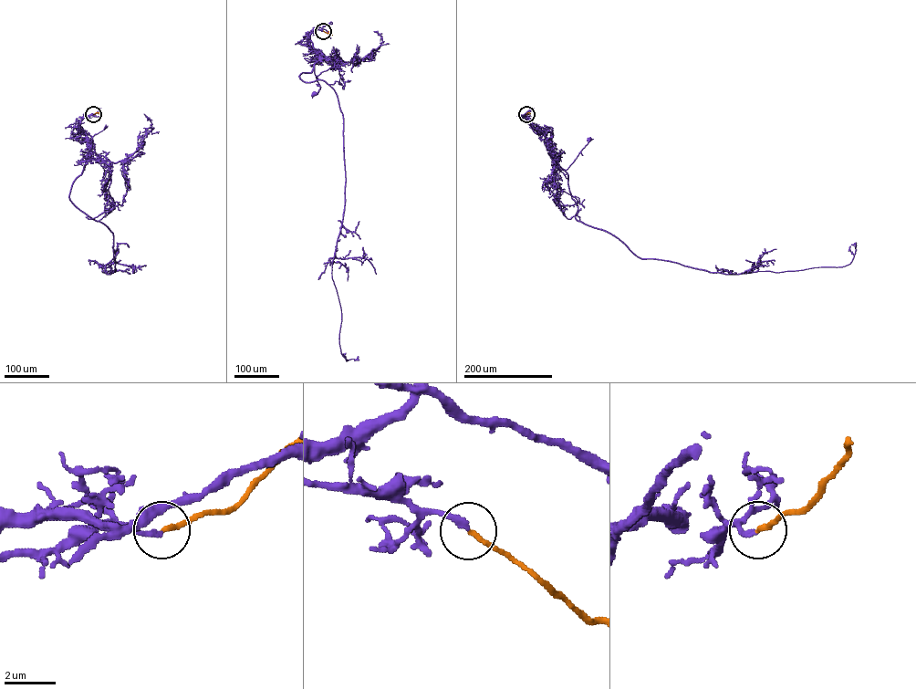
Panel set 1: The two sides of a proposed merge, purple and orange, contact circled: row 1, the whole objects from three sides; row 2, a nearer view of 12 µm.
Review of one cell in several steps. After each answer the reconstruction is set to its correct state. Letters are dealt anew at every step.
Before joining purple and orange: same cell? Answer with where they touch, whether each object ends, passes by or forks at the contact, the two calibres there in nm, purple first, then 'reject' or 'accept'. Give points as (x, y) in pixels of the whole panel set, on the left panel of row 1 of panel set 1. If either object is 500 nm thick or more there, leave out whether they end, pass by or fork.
(93, 114) | purple ends | orange ends | 200/190 nm | accept

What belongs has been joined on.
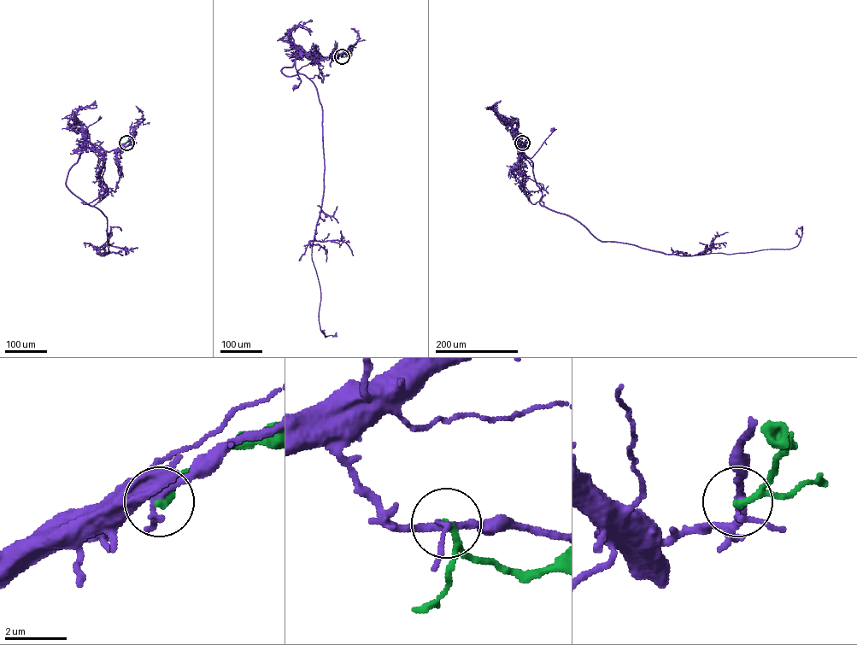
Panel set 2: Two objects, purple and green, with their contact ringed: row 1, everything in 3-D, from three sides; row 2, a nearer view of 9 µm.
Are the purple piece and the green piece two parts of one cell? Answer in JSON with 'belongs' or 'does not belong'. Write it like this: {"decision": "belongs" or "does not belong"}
{"decision": "does not belong"}

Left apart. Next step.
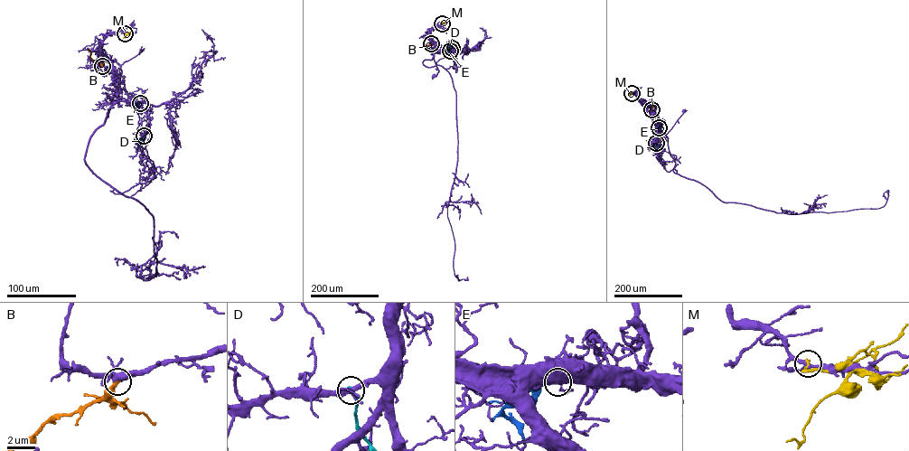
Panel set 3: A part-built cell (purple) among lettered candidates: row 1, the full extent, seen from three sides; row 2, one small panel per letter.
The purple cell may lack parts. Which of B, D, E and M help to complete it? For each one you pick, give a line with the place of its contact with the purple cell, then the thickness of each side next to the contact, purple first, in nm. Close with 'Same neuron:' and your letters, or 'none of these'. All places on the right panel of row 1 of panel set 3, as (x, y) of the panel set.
B: Touches purple at (651, 109). Thickness 360 nm (purple) against 360 nm
E: Touches purple at (659, 127). Thickness 240 nm (purple) against 180 nm
Same neuron: B, E

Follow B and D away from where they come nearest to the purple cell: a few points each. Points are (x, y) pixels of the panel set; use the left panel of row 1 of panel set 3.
B: (102, 66), (90, 57), (89, 49)
D: (144, 136), (138, 148)

